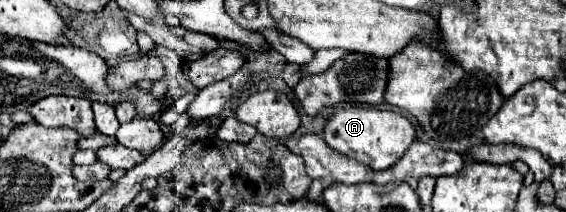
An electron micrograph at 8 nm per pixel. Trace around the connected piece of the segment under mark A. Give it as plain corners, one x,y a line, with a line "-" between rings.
340,107
328,115
324,125
324,141
334,151
358,159
376,171
384,171
390,165
394,165
406,153
406,149
414,139
416,139
416,131
412,121
390,109

